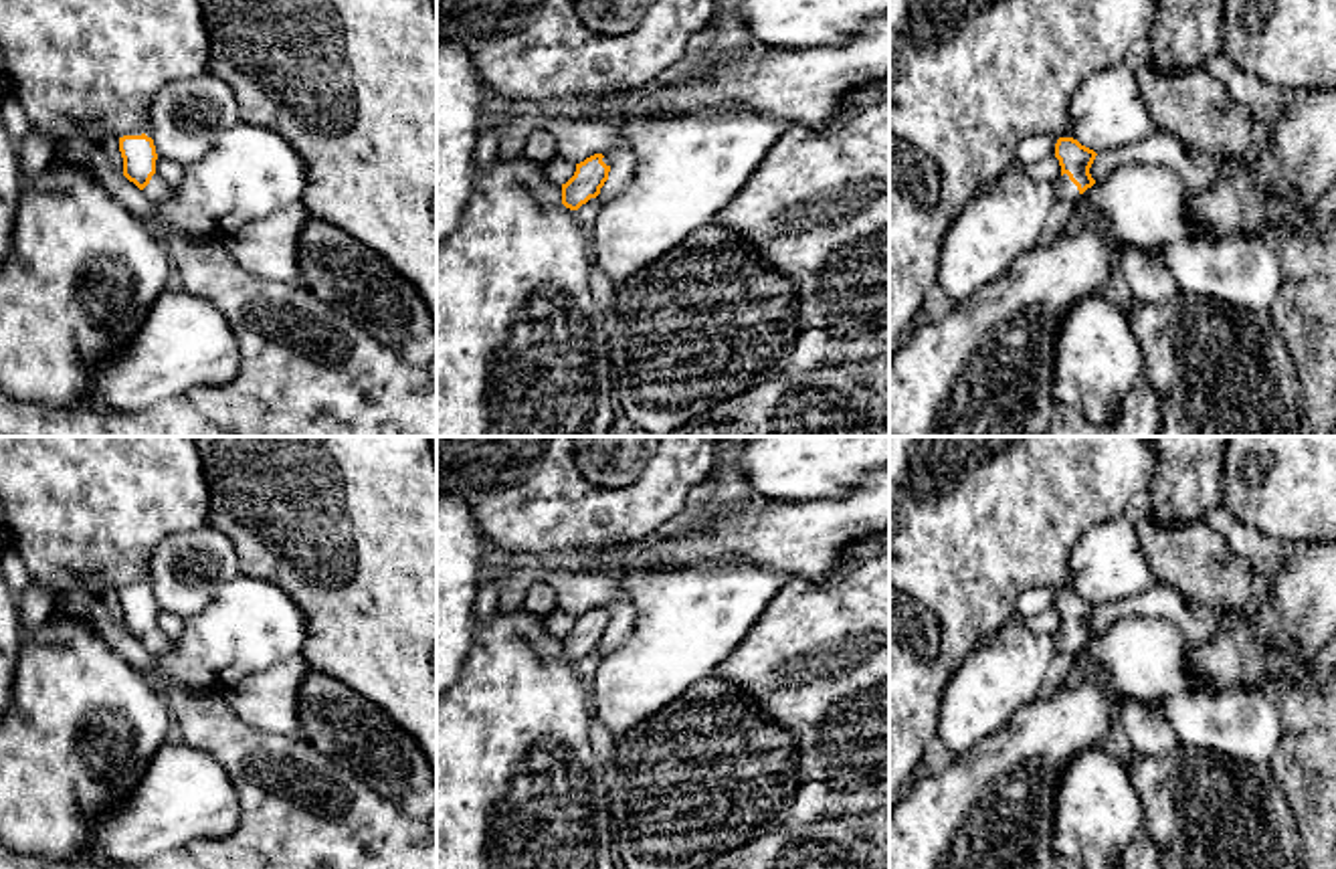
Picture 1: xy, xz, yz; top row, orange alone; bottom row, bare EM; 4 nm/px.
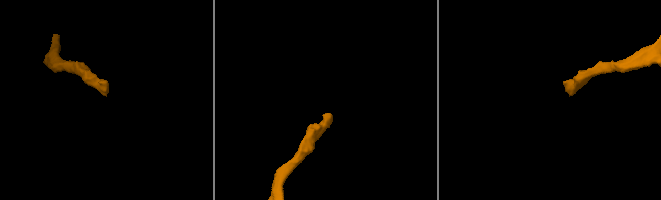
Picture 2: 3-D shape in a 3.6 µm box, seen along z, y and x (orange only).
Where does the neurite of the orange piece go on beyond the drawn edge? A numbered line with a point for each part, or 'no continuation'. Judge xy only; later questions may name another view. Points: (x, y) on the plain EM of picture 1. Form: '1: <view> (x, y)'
1: xy (156, 643)

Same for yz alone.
1: yz (1005, 671)

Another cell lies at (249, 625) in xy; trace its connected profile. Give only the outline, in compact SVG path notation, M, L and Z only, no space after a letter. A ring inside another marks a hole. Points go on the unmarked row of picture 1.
M238 574L214 590L210 602L184 618L184 626L166 655L156 657L160 681L226 691L249 675L301 653L307 639L303 610L267 580Z

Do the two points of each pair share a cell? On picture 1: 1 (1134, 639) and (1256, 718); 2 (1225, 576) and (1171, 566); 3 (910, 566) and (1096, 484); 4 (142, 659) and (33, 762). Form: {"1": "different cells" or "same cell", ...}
{"1": "same cell", "2": "same cell", "3": "same cell", "4": "different cells"}

